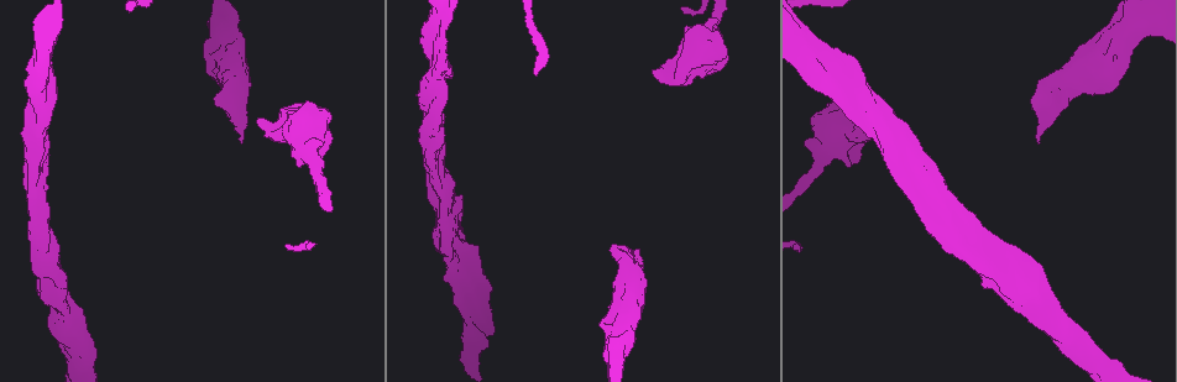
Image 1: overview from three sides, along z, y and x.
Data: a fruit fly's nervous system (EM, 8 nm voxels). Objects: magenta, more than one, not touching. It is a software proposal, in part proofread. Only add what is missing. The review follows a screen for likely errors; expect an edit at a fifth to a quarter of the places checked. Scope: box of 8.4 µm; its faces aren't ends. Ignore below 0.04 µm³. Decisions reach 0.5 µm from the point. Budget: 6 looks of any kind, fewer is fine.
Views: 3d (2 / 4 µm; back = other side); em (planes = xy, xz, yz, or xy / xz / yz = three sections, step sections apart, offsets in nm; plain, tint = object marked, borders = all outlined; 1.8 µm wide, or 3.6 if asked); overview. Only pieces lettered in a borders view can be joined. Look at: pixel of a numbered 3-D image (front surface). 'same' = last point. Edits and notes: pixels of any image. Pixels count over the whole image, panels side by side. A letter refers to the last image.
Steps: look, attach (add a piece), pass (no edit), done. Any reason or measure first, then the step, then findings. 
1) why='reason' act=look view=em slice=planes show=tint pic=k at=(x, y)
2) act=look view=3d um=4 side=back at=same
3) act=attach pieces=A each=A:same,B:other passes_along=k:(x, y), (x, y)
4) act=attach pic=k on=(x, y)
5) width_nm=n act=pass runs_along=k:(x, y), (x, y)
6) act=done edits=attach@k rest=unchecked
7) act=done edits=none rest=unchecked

why='branch stops here' act=look view=3d um=2 pic=1 at=(806, 140)

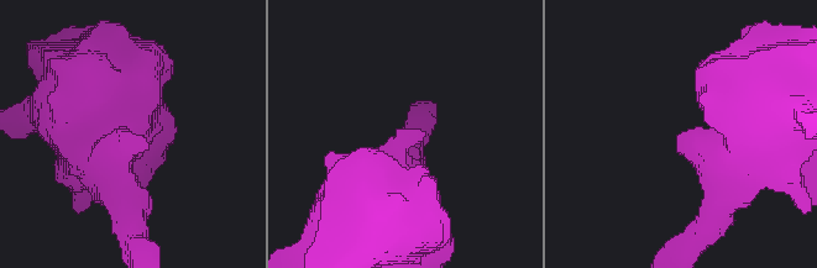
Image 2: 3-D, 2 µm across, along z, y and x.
arm_widths_nm=260,650 why='shape alone is not enough' act=look view=em slice=planes show=borders pic=2 at=(139, 135)

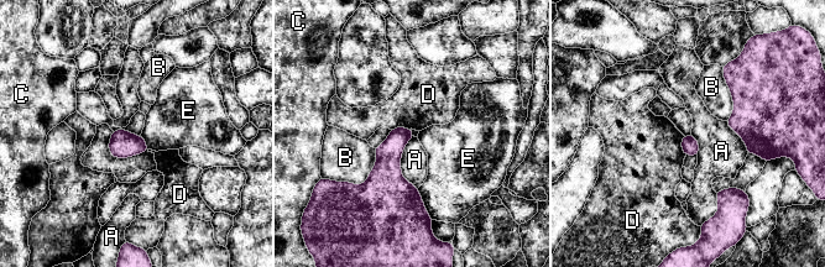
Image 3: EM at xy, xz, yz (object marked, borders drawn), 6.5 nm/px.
longest_contact=A:340nm act=pass each=A:other,B:other,C:other,D:other,E:other found='no lettered piece goes on from it'

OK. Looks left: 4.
why='free end' act=look view=em slice=planes show=borders pic=1 at=(637, 250)

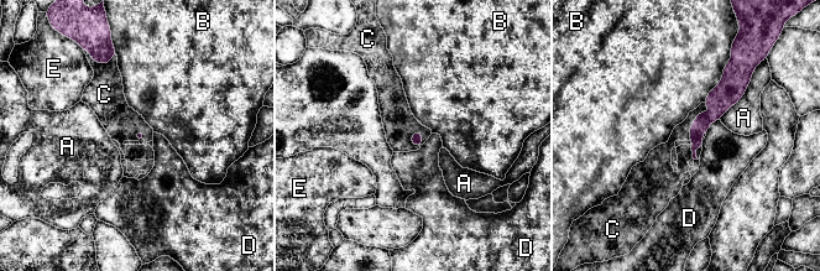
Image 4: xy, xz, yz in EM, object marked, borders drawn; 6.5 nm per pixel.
act=attach pic=4 on=(680, 131) each=A:other,B:other,C:same,D:other,E:other found='the neuron continues'

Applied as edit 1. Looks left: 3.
act=look view=overview

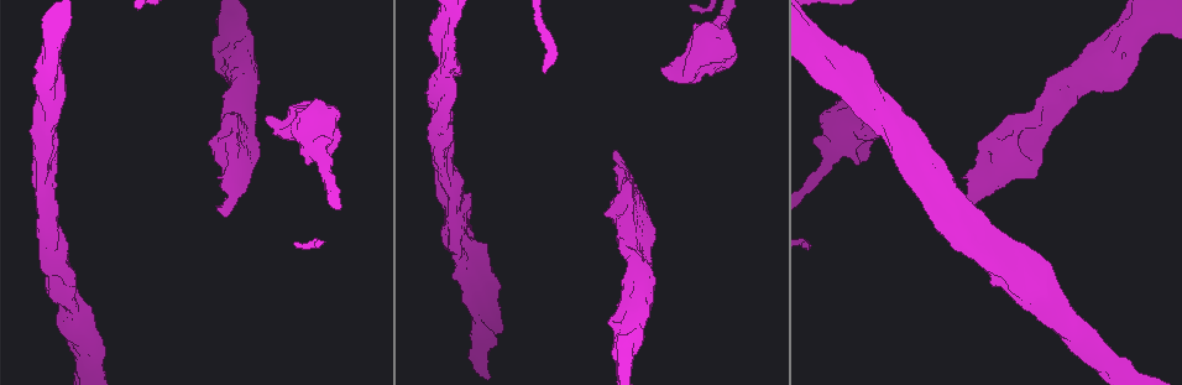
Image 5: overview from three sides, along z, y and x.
why='sharp bend' act=look view=3d um=2 pic=5 at=(622, 350)

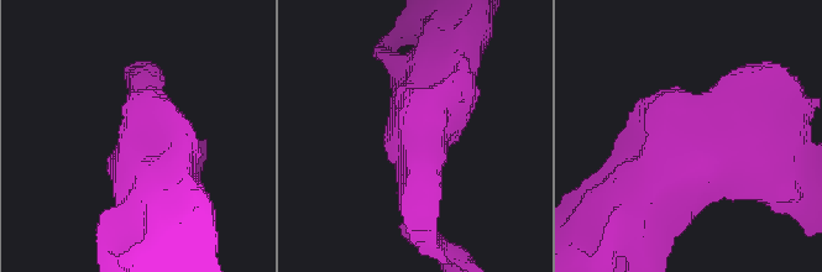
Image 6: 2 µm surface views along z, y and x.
arms=3 arm_widths_nm=200,240,460 act=look view=em slice=xz step=16 show=borders pic=6 at=(692, 148)

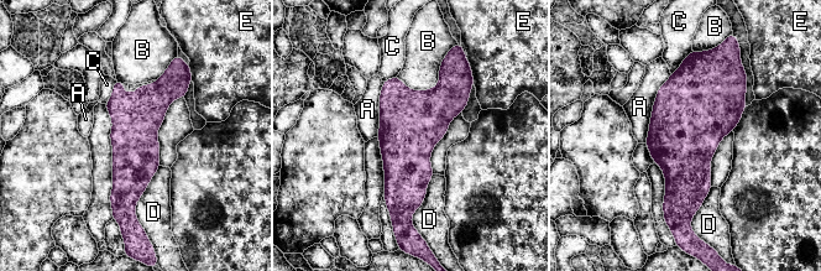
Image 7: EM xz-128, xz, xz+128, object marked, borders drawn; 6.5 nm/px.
width_nm=300 act=pass each=A:other,B:other,C:other,D:other,E:other runs_along=7:(168, 73), (135, 121), (129, 207) found='no lettered piece goes on from it'

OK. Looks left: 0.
act=done edits=attach@4 rest=unchecked

